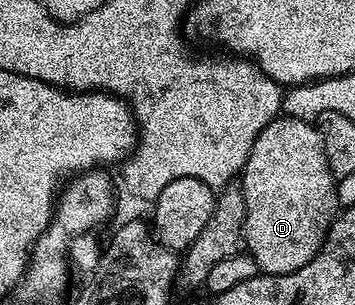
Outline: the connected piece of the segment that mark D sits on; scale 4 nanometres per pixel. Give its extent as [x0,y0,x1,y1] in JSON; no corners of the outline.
[242,116,338,274]

